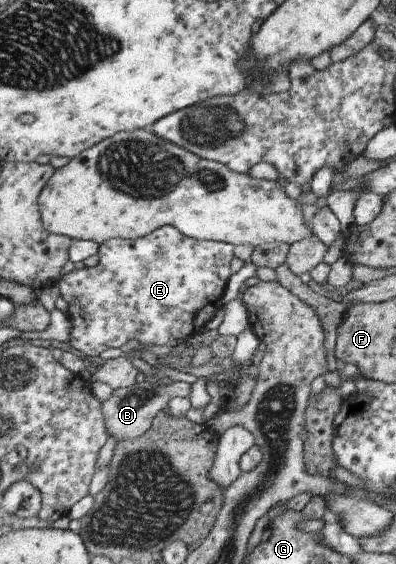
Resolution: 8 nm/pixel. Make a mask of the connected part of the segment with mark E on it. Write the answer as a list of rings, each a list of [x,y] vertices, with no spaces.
[[[164,226],[159,230],[156,230],[153,234],[147,235],[140,239],[122,239],[114,238],[109,242],[100,245],[100,251],[98,257],[99,263],[95,267],[84,267],[81,270],[73,270],[67,275],[64,275],[59,280],[60,294],[67,302],[68,307],[65,315],[71,322],[71,334],[69,345],[75,350],[81,352],[82,356],[98,357],[111,348],[124,347],[127,341],[136,340],[139,344],[145,346],[157,346],[168,347],[177,341],[178,344],[182,344],[183,341],[187,342],[193,335],[205,330],[213,321],[215,321],[216,312],[222,307],[221,295],[223,295],[223,289],[225,289],[225,283],[227,283],[227,277],[229,277],[229,261],[231,261],[231,245],[227,245],[224,242],[213,242],[210,240],[197,240],[179,231],[172,226]]]

